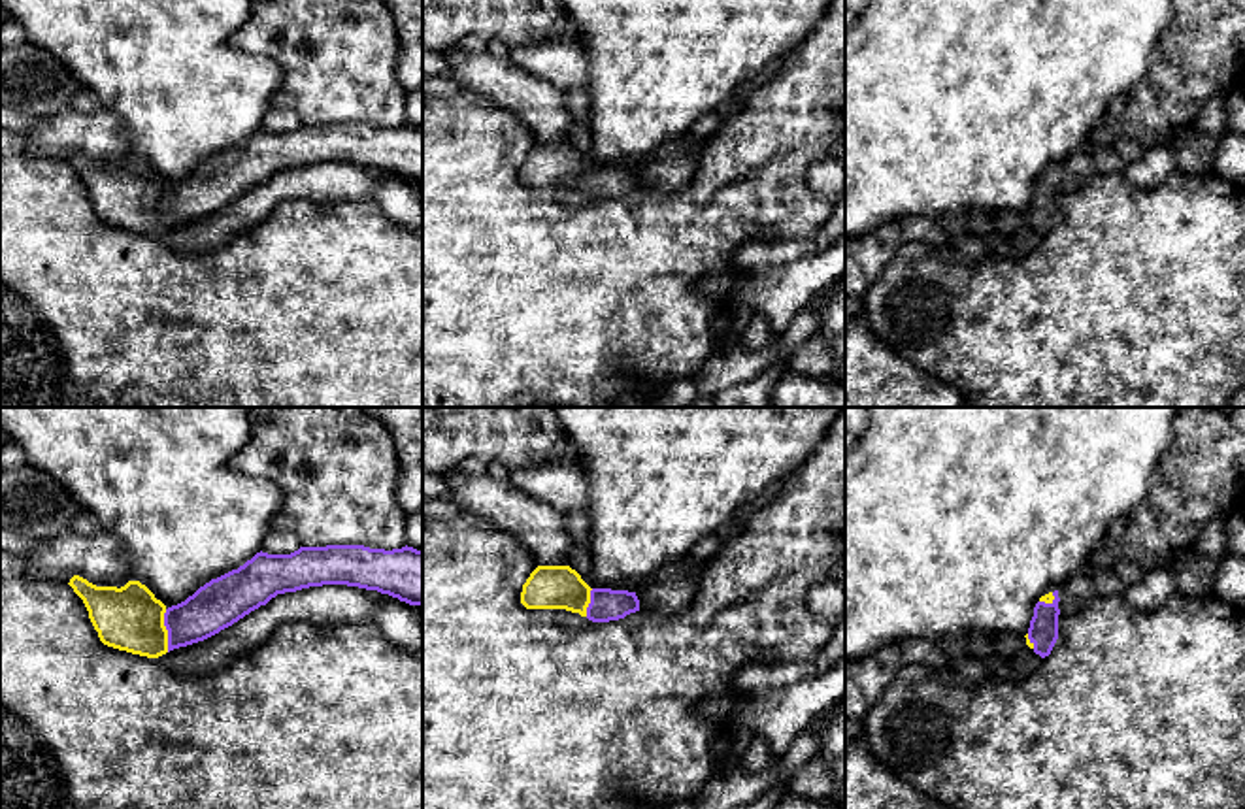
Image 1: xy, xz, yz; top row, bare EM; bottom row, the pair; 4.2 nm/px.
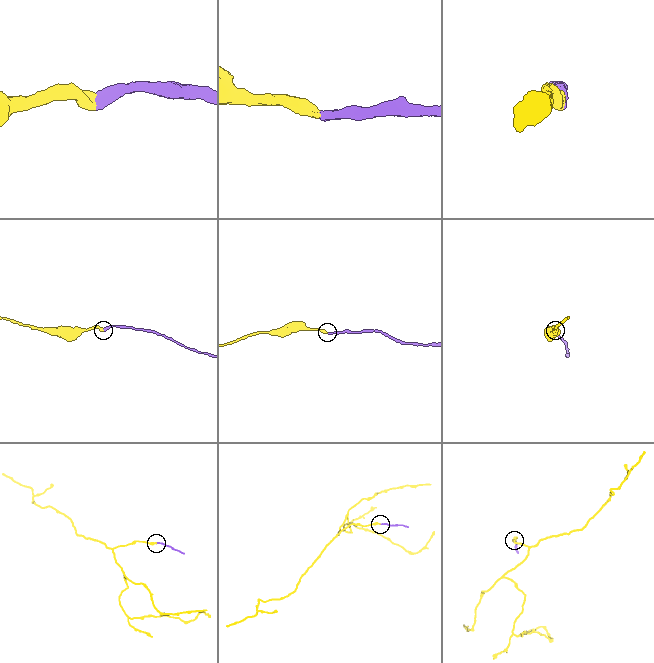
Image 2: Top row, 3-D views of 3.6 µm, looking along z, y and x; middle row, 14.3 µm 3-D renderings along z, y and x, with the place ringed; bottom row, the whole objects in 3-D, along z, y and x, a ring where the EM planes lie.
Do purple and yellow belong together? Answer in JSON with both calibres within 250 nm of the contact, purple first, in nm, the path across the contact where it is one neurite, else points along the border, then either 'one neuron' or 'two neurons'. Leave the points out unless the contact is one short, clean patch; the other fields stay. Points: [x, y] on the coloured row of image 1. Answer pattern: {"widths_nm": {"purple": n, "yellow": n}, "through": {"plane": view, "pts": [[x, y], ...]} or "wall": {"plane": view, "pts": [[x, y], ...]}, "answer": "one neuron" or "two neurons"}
{"widths_nm": {"purple": 200, "yellow": 280}, "through": {"plane": "xy", "pts": [[215, 606], [193, 621], [166, 628], [148, 628], [131, 619]]}, "answer": "one neuron"}

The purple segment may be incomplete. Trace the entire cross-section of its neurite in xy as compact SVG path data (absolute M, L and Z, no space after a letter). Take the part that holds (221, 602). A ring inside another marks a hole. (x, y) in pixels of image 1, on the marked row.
M364 545L300 547L290 554L260 551L172 607L140 581L117 588L74 575L68 585L83 600L104 645L158 658L219 634L277 594L309 586L358 586L423 607L423 551L407 545L392 551Z

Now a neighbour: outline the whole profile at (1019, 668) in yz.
M1030 649L1024 656L1019 658L1004 658L996 656L987 662L990 671L998 677L1007 677L1011 681L1026 679L1032 671L1036 671L1041 664L1041 656Z

